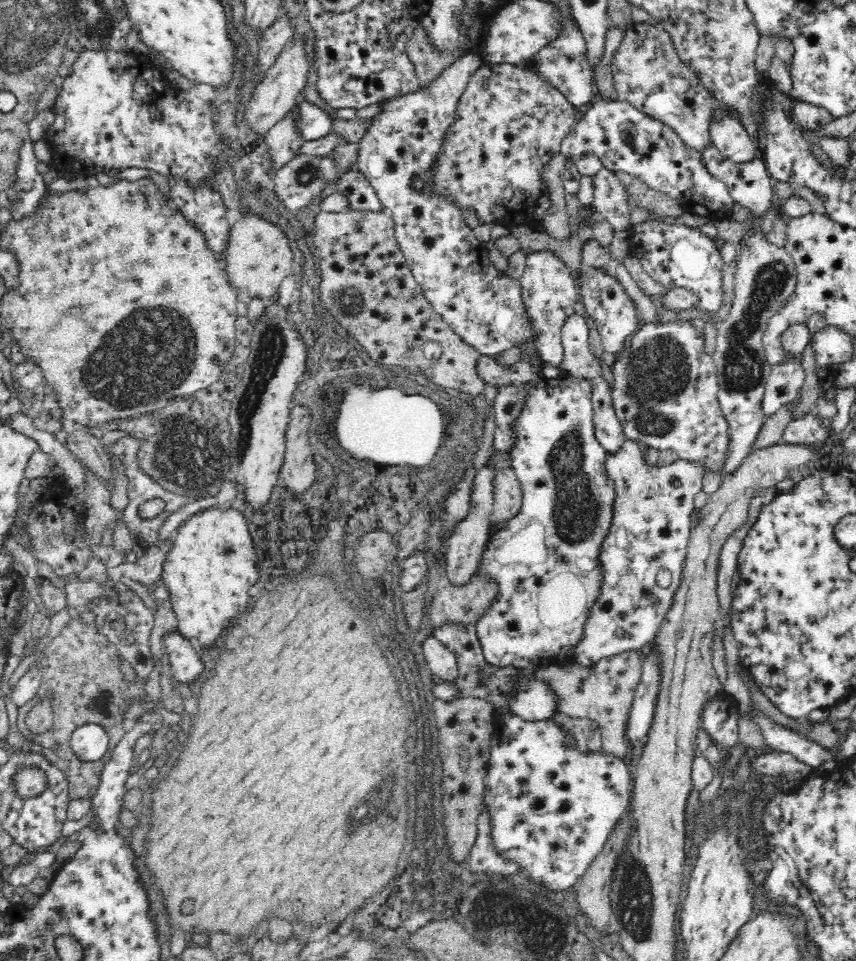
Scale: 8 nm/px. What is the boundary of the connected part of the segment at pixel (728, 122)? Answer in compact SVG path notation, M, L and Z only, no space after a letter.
M726 117L712 128L713 146L732 162L750 162L756 158L756 145L739 118Z

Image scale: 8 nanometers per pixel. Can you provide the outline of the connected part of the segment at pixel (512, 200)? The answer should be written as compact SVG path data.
M484 61L469 78L465 94L459 100L457 118L441 160L440 179L445 188L452 189L466 209L474 208L484 223L541 224L548 197L538 170L540 164L546 164L553 154L561 152L561 142L580 118L578 108L536 65Z

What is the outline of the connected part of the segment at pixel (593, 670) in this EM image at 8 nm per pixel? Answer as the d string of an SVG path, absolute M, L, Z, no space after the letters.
M624 650L618 654L602 656L600 660L594 660L594 664L589 665L575 662L558 666L554 662L534 671L534 679L548 685L554 695L556 707L562 712L597 720L602 729L603 752L622 758L628 746L624 723L629 718L640 680L640 653L641 651Z

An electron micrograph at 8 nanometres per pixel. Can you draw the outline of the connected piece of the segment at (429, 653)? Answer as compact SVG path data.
M436 637L424 642L423 654L431 674L437 682L454 683L458 678L456 657Z

